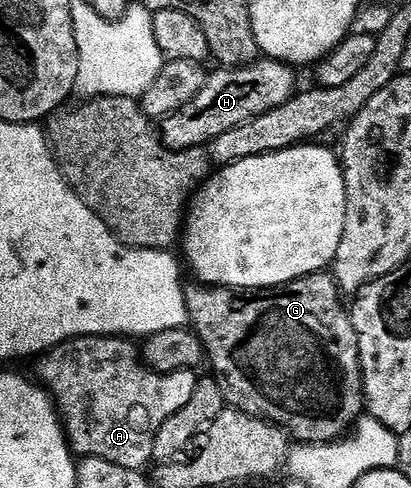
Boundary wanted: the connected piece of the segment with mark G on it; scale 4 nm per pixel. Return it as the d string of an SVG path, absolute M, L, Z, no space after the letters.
M327 271L311 272L309 276L291 280L289 284L279 284L276 288L261 288L259 290L213 288L199 282L192 282L185 287L184 297L188 303L188 319L191 331L195 332L202 342L207 363L209 365L212 363L213 370L211 369L211 371L214 373L214 379L220 384L224 403L227 407L237 408L240 412L277 424L288 433L293 441L302 444L329 444L331 440L341 439L360 419L366 405L364 403L364 375L360 369L358 338L352 325L352 317L346 311L345 304L343 306L340 302L342 293L336 285L335 276Z

